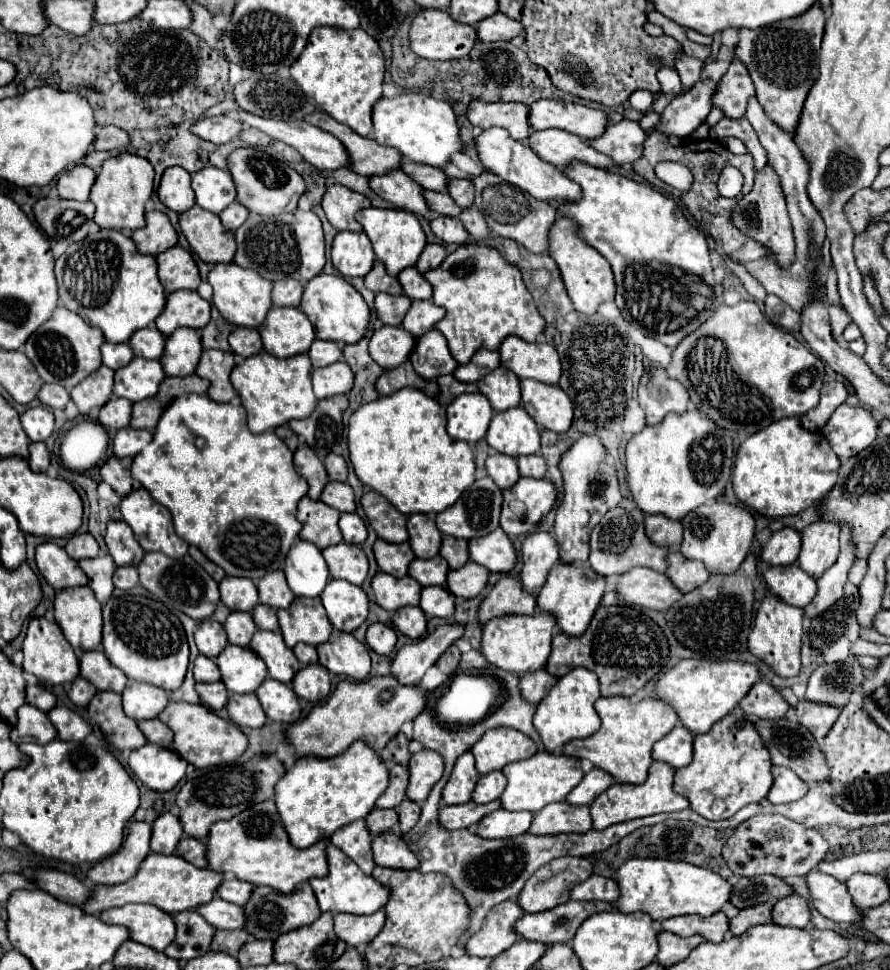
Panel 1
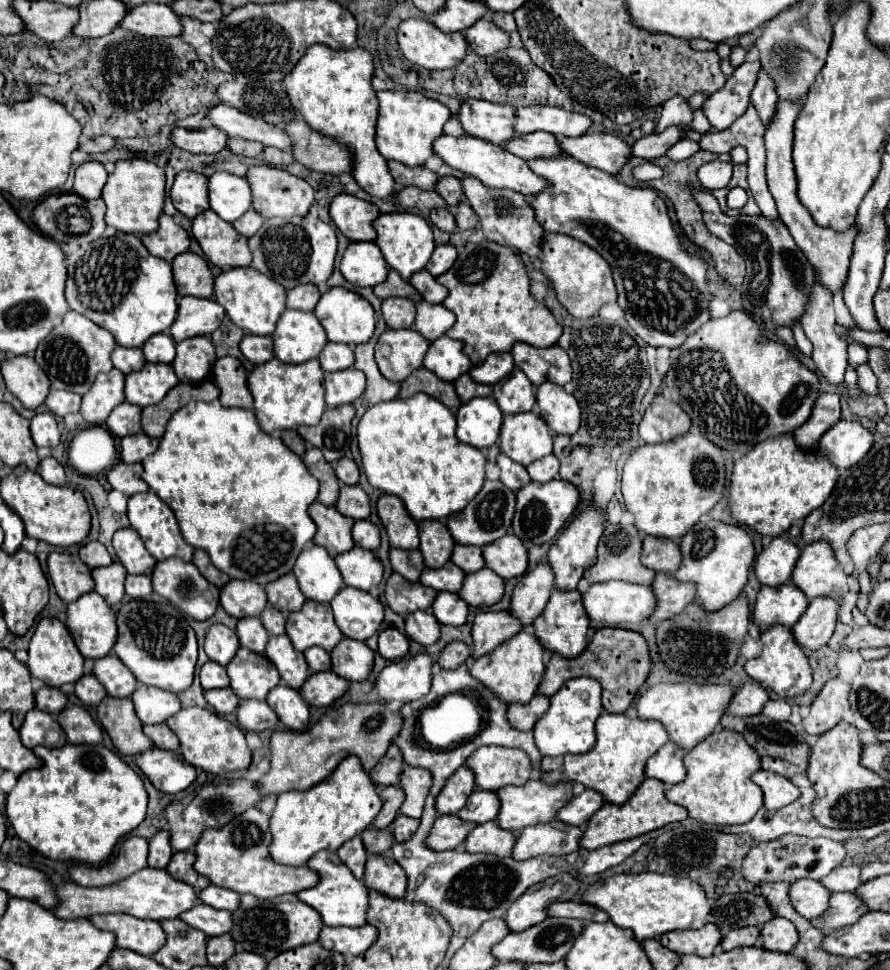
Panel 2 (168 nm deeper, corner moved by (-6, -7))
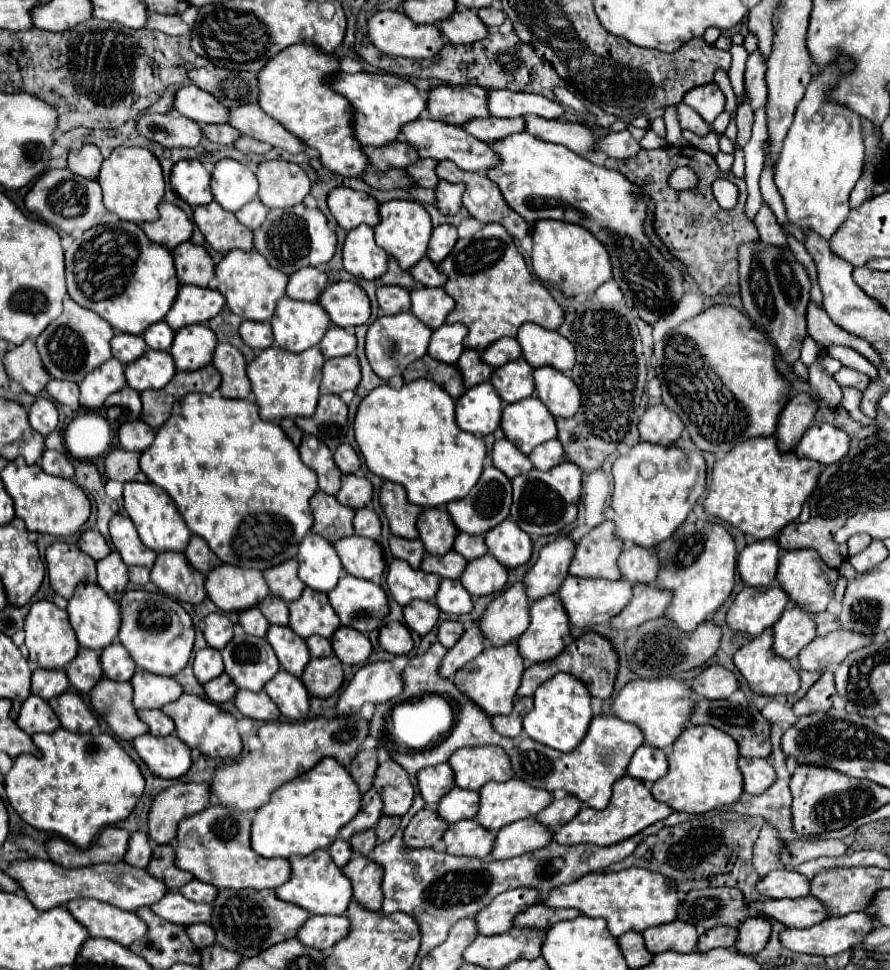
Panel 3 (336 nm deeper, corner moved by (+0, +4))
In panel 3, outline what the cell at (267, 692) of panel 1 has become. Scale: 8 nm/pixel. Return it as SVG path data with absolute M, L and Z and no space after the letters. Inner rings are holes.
M279 671L265 683L265 693L277 703L283 717L289 721L303 721L309 713L309 693L299 677Z

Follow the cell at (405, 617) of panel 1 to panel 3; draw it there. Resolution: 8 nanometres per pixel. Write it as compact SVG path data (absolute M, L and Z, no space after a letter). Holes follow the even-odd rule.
M411 601L409 605L403 607L403 613L405 625L419 633L421 637L427 635L439 619L439 609L431 601Z

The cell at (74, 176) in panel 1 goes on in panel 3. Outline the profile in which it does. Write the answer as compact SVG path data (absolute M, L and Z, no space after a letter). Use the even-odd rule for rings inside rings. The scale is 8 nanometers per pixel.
M85 143L85 145L69 151L67 163L69 163L67 169L73 171L75 175L81 175L85 179L97 179L101 163L103 163L103 155L95 145Z

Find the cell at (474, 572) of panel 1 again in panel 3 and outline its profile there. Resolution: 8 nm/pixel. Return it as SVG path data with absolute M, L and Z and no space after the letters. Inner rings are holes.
M487 553L467 563L461 575L461 583L473 597L499 593L507 583L507 567Z

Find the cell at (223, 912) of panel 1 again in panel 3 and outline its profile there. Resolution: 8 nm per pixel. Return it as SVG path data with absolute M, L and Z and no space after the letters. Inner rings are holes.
M169 891L159 903L151 905L151 909L179 925L193 925L193 923L207 923L211 919L211 905L209 903L195 903L183 897L179 891Z

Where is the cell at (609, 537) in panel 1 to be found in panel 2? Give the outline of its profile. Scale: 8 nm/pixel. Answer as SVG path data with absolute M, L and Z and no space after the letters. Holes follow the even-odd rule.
M609 524L599 540L599 550L597 550L597 562L585 570L585 578L589 582L609 582L609 580L623 580L631 584L645 584L649 586L655 578L655 572L641 566L641 534L637 532L635 526L613 526Z

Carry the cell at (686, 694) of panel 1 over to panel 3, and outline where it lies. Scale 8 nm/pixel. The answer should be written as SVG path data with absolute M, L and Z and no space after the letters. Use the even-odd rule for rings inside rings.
M673 677L629 681L613 703L613 713L619 719L639 725L645 735L645 743L653 747L661 747L661 749L675 743L683 727L689 723L693 709L695 709L693 689L681 679L673 679Z

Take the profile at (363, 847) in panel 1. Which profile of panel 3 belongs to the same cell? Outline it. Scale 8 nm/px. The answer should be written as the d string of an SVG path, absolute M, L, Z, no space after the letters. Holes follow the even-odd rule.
M343 837L335 839L335 843L333 843L333 845L331 845L331 849L329 849L329 855L331 855L331 859L333 859L339 867L345 867L345 865L349 863L351 855L353 855L351 843L349 843L349 841L345 841Z

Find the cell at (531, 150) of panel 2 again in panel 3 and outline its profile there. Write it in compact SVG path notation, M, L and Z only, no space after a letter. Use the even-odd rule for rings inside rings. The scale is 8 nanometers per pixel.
M515 117L515 119L473 119L471 123L463 125L465 131L475 135L477 139L485 143L495 143L499 139L505 139L513 133L523 133L525 131L525 119Z

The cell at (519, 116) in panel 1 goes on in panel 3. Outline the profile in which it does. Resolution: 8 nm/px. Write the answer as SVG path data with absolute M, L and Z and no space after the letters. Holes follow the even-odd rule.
M441 85L429 93L427 111L437 121L445 121L451 125L465 125L467 121L477 119L477 117L481 117L481 119L491 117L487 101L489 101L489 91L485 91L483 87L477 87L477 85L455 85L455 87Z

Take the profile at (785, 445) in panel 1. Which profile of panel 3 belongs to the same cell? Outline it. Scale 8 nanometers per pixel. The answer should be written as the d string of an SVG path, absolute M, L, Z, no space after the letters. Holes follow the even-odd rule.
M775 437L747 439L737 443L721 461L715 463L709 495L703 501L703 507L717 519L733 523L745 535L767 539L799 517L801 505L817 487L821 469L823 465L813 459L801 459L793 451L779 451Z

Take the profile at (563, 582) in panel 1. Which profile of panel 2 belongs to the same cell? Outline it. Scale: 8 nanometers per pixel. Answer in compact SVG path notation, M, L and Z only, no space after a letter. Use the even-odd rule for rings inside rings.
M553 590L551 598L543 610L543 614L533 622L533 630L541 646L549 652L555 652L563 658L575 658L587 646L587 630L589 630L589 616L581 604L581 594L577 590L563 592Z

